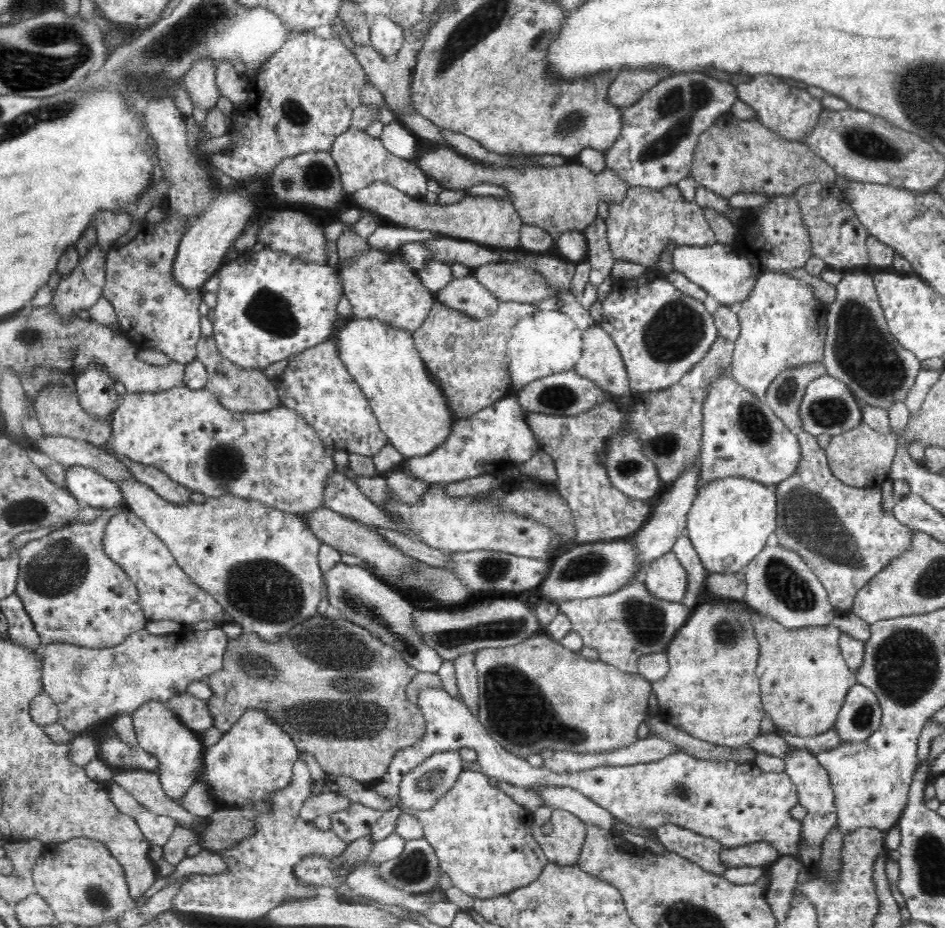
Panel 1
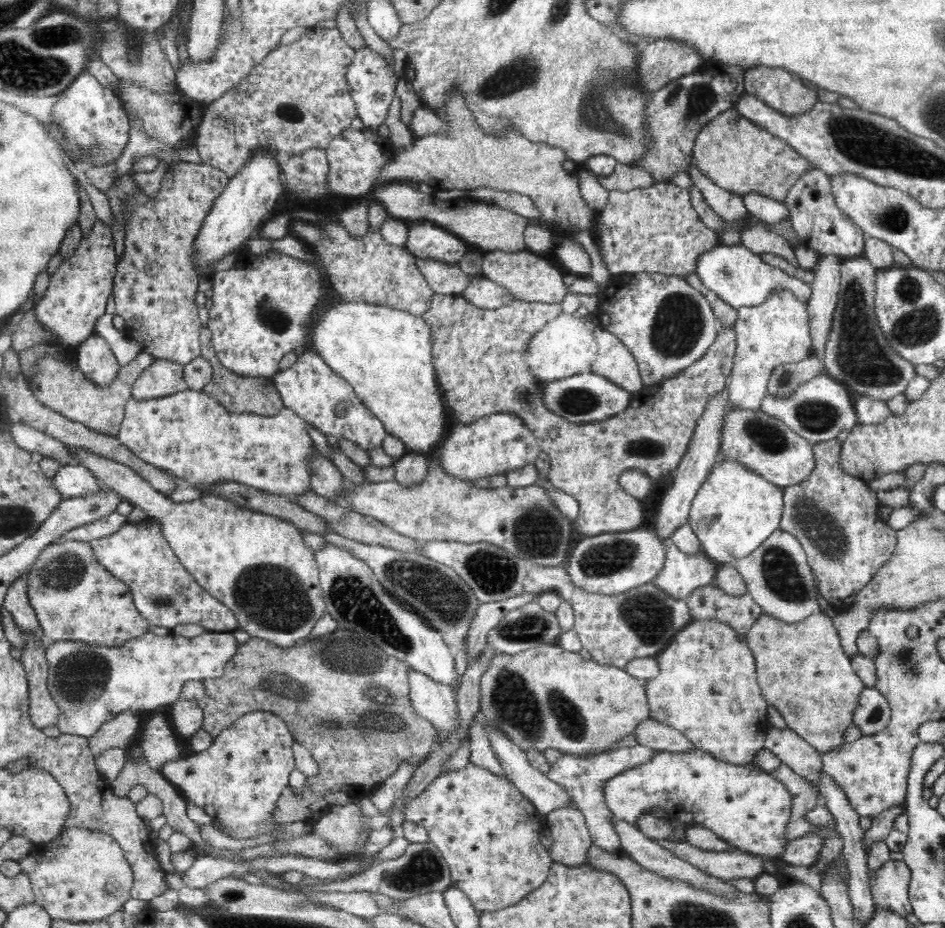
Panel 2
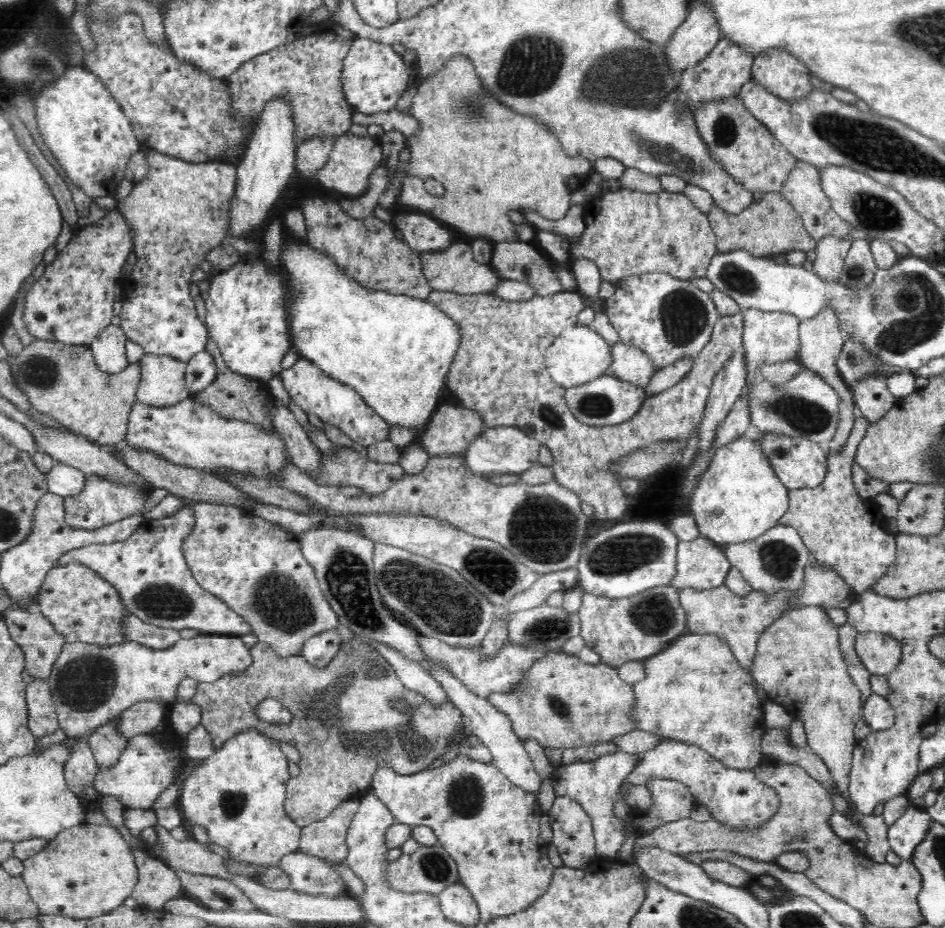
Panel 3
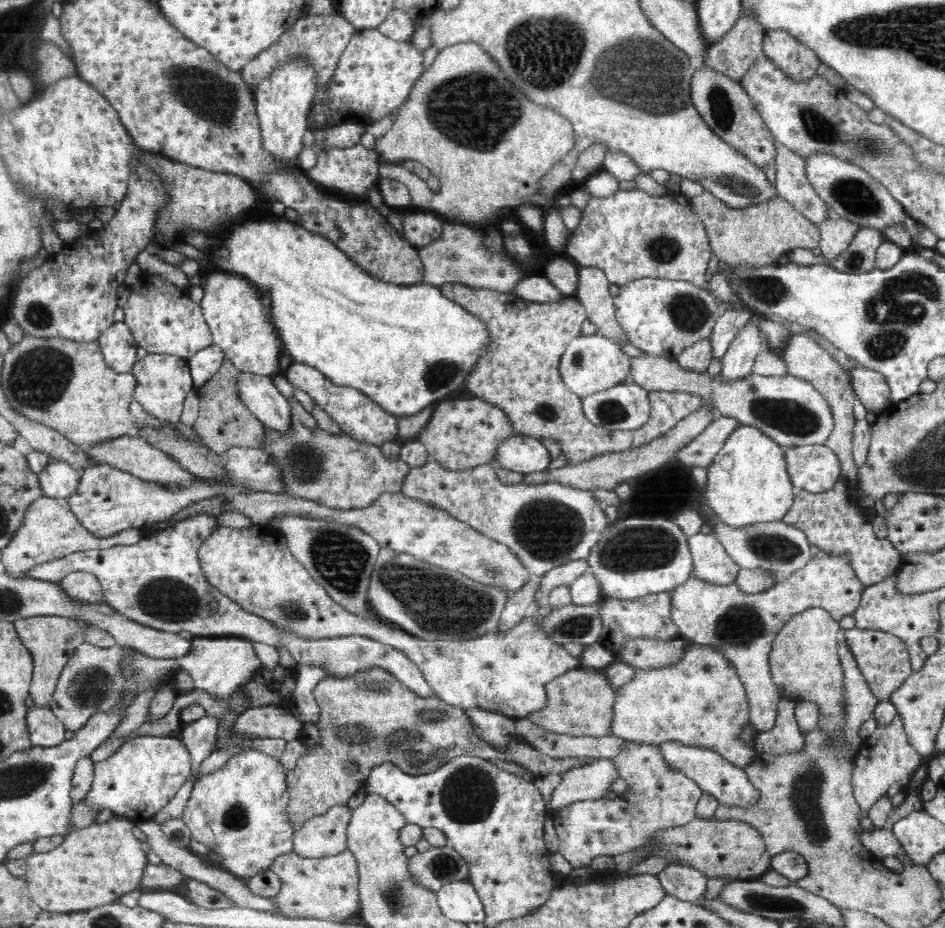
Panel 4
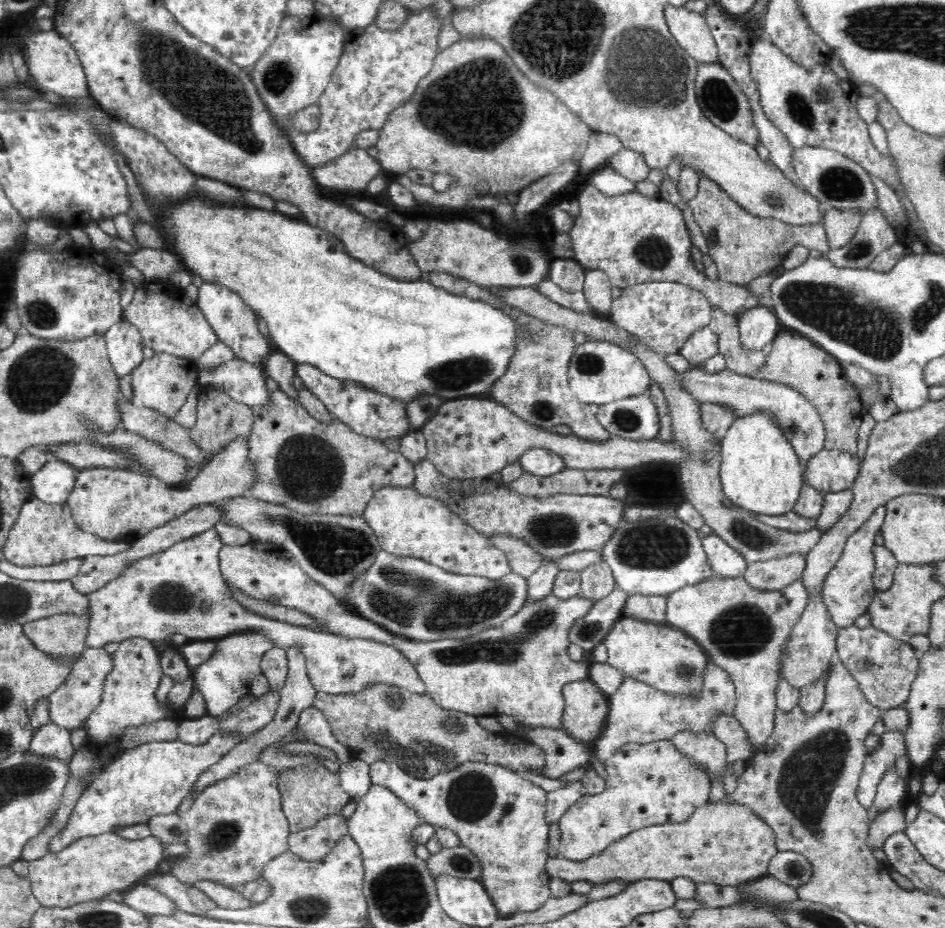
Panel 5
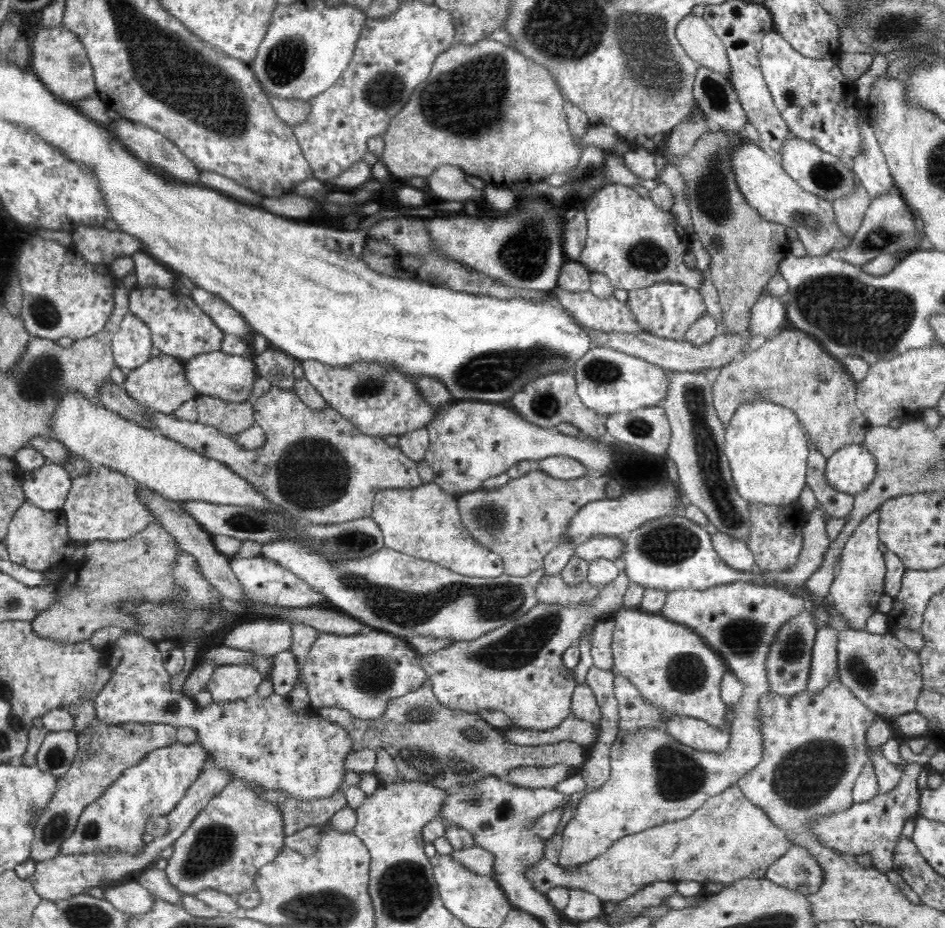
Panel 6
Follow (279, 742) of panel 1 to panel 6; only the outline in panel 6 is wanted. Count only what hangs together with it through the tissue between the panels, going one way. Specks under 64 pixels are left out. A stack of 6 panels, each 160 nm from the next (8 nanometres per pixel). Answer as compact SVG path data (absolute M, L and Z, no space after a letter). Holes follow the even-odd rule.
M234 779L210 799L180 838L173 842L173 853L165 868L170 883L182 894L195 895L200 890L214 889L231 896L255 888L255 878L261 866L272 862L285 846L282 813L272 802L260 796L258 788Z

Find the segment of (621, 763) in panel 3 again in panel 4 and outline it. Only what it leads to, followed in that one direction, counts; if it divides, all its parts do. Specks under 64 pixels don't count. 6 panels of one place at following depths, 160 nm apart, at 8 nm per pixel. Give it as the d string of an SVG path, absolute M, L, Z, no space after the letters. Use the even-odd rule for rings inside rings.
M593 759L590 763L574 767L566 772L561 773L560 784L556 787L552 794L552 798L548 800L548 811L556 812L572 802L580 802L581 800L598 800L604 798L611 790L612 782L618 778L618 769L614 765L612 759Z

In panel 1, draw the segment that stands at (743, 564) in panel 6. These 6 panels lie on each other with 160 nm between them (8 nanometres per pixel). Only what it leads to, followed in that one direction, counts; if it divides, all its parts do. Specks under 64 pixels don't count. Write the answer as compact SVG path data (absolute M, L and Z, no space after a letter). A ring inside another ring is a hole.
M672 552L654 560L641 580L650 594L667 602L681 602L688 590L686 571Z

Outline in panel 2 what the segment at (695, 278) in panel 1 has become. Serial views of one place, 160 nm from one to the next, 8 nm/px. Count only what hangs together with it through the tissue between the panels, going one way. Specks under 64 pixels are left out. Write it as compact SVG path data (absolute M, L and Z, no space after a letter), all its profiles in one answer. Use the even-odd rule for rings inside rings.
M719 244L697 258L693 273L699 276L702 284L730 306L739 309L745 306L762 304L774 289L788 289L802 302L811 297L812 289L798 278L786 274L779 268L766 264L760 255L748 250L744 245Z

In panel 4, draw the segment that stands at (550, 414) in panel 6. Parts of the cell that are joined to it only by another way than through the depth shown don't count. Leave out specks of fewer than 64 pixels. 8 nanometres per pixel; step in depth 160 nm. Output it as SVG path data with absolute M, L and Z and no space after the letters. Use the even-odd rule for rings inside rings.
M446 282L446 284L439 286L439 289L442 291L442 294L450 301L459 304L466 312L473 314L476 318L480 320L484 320L484 325L488 327L488 331L490 331L490 342L487 344L487 353L482 353L478 360L475 362L475 367L469 372L467 379L464 381L463 388L468 390L472 396L476 398L480 398L494 406L498 406L504 411L504 414L508 417L508 420L512 420L511 427L516 435L530 435L531 437L536 437L537 439L540 438L551 438L558 443L558 446L561 448L561 454L565 460L566 465L574 466L576 464L580 464L580 462L588 461L591 458L594 458L598 455L604 453L617 453L620 451L625 451L628 449L636 449L638 446L645 445L646 443L652 442L655 438L661 437L663 434L666 434L669 430L672 430L678 422L682 419L686 418L686 416L690 416L693 412L700 409L704 402L700 395L694 395L694 393L687 393L686 391L663 391L663 390L650 390L648 391L648 396L651 402L651 413L649 414L648 420L646 421L645 425L639 426L637 429L634 430L617 430L617 431L607 431L604 428L596 426L592 424L583 413L581 407L581 398L578 397L575 393L569 390L569 388L564 384L562 380L561 374L558 371L558 365L560 357L564 352L564 349L570 341L573 341L578 335L581 335L582 331L582 324L587 318L587 312L584 308L584 305L575 298L575 296L566 296L562 300L551 302L551 303L539 303L539 302L530 302L525 301L523 298L516 296L513 292L508 293L501 293L500 291L486 289L486 288L468 288L465 284L460 284L458 282Z

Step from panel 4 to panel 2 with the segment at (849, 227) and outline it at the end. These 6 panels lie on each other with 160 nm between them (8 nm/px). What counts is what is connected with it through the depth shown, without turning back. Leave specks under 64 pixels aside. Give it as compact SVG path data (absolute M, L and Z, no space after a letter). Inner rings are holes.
M833 254L820 256L814 267L812 294L806 309L810 315L812 354L823 360L826 339L832 328L832 317L838 302L842 259Z

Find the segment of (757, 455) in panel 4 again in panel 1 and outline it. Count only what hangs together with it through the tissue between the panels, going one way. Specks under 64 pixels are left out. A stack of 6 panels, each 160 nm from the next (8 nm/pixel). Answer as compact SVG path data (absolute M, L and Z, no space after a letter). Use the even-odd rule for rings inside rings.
M742 476L714 480L697 490L687 516L685 533L708 573L735 574L746 569L766 547L777 528L775 485Z

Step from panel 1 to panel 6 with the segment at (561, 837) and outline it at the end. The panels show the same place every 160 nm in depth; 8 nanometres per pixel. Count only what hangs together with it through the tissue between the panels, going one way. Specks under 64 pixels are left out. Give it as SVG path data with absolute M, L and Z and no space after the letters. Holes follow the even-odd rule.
M746 581L729 582L706 590L677 589L667 594L660 614L668 620L688 626L699 634L705 643L721 656L728 672L745 684L743 695L733 710L729 745L722 752L709 754L682 744L665 729L640 728L636 732L619 735L610 749L611 771L606 784L586 794L580 800L576 814L564 825L563 845L559 850L557 862L560 866L566 868L586 864L599 854L605 853L619 838L641 833L653 826L688 818L710 797L720 794L730 785L736 785L743 774L752 770L762 760L764 737L758 727L758 710L762 696L771 690L766 667L768 652L772 642L776 640L778 630L806 608L806 601L793 592Z

